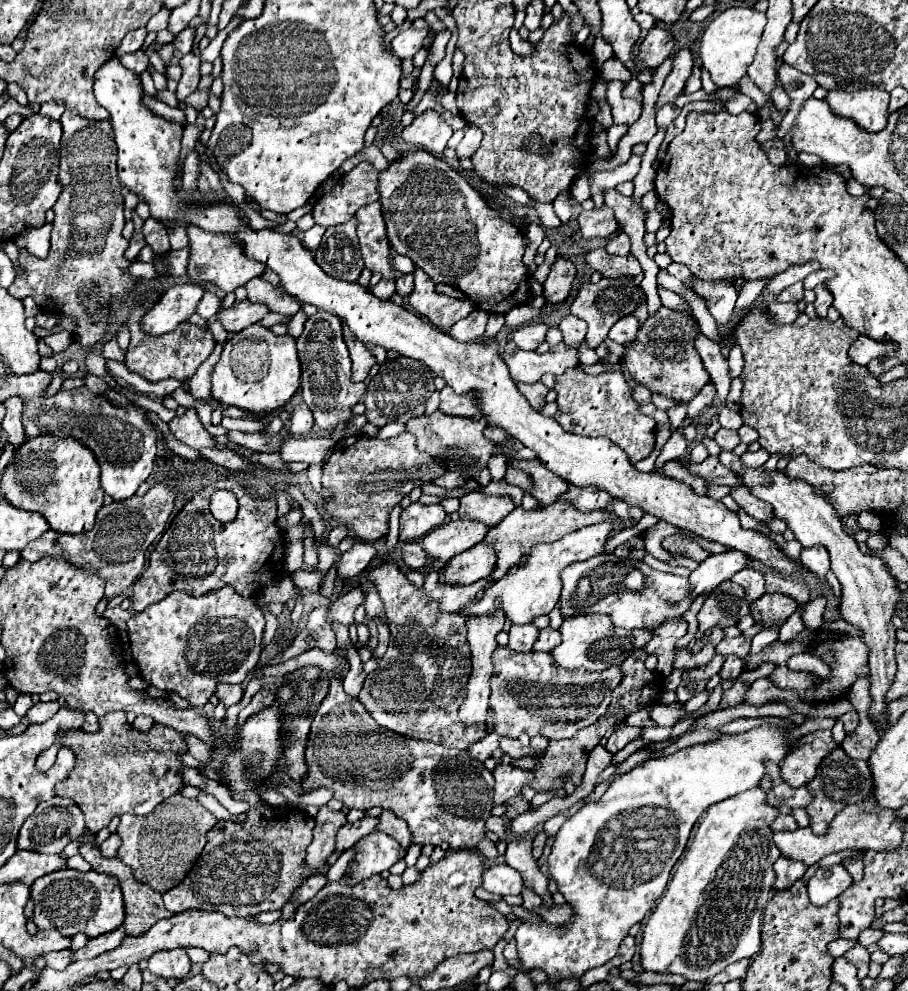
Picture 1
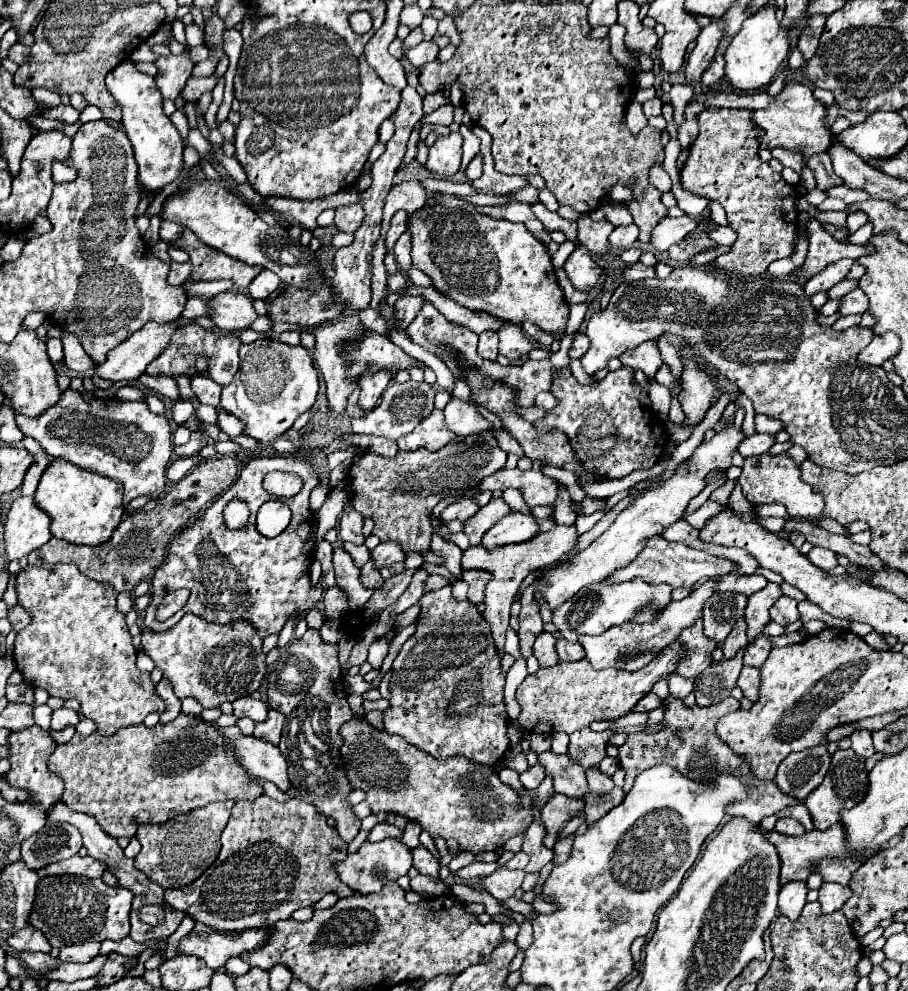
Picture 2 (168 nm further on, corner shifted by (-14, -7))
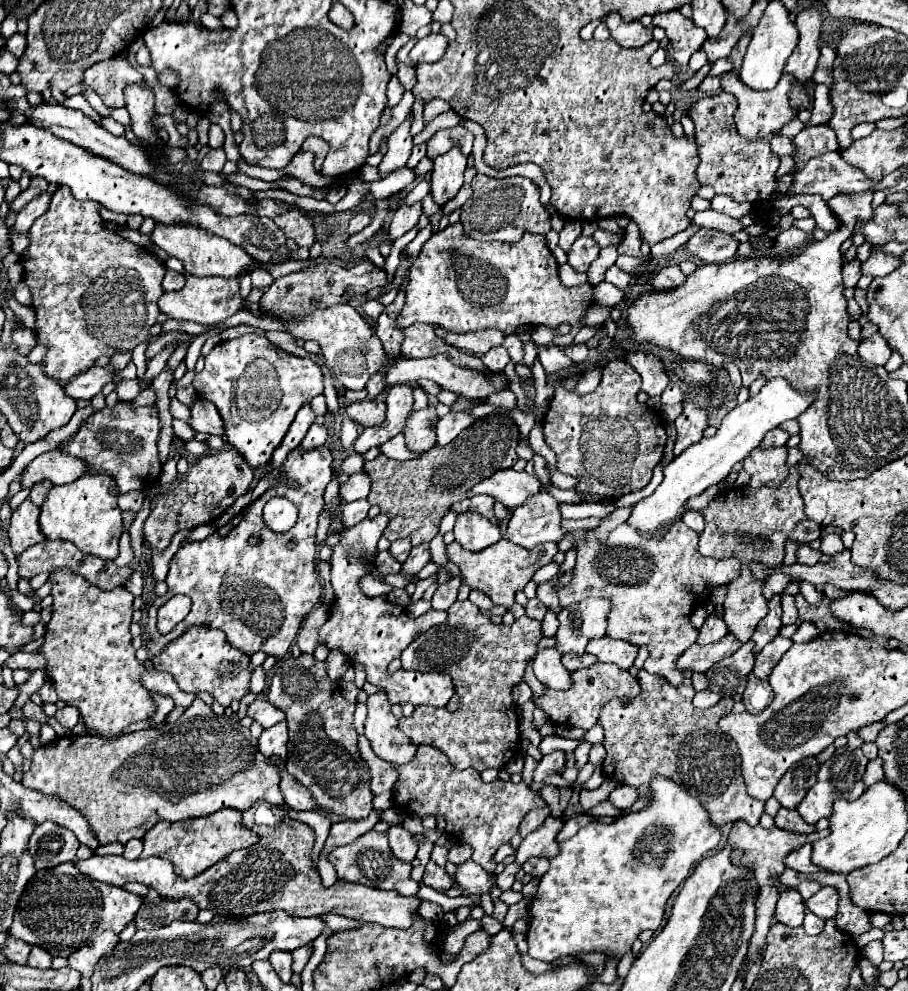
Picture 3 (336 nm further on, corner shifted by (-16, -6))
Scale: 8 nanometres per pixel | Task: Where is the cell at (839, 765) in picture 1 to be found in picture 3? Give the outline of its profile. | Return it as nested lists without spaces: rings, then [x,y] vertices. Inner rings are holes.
[[[848,746],[836,748],[834,756],[820,766],[818,782],[808,790],[806,798],[798,804],[800,816],[808,824],[816,824],[820,818],[830,818],[832,816],[832,804],[836,800],[840,800],[840,798],[844,798],[844,800],[856,800],[866,790],[866,786],[862,782],[862,774],[864,774],[866,764],[868,764],[868,758],[862,754],[860,748],[858,750],[852,750]]]

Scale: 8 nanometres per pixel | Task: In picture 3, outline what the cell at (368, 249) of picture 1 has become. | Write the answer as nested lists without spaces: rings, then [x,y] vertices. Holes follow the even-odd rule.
[[[416,202],[412,206],[402,206],[394,212],[390,226],[388,226],[388,234],[392,240],[398,240],[400,236],[404,236],[408,230],[412,230],[418,224],[418,216],[422,214],[422,204]]]

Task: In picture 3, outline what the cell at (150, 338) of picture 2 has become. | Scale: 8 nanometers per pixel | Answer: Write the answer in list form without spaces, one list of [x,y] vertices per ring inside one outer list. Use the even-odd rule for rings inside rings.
[[[132,352],[128,354],[114,354],[110,358],[110,364],[104,366],[104,368],[98,368],[94,366],[92,370],[86,370],[84,374],[78,374],[76,378],[72,378],[72,382],[68,382],[64,386],[66,394],[72,396],[74,400],[78,398],[86,398],[90,400],[92,396],[96,396],[98,392],[102,392],[104,384],[108,382],[114,382],[116,376],[132,362]]]

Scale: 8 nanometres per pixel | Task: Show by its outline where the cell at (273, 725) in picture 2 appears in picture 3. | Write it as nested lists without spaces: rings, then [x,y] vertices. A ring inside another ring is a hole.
[[[278,722],[272,728],[266,728],[258,740],[258,750],[264,756],[280,756],[288,758],[288,730],[286,722]]]

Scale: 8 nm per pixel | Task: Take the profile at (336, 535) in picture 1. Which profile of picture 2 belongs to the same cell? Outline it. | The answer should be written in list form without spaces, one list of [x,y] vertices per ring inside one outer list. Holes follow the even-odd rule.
[[[344,511],[338,523],[338,535],[342,541],[352,541],[354,545],[364,545],[362,535],[362,521],[364,517],[358,511]]]

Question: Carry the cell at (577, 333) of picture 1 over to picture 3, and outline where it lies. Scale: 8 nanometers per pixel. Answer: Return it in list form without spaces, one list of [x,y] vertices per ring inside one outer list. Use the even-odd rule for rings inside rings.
[[[572,344],[568,348],[564,348],[564,354],[574,362],[574,364],[580,364],[586,360],[588,356],[588,346],[586,344]]]

